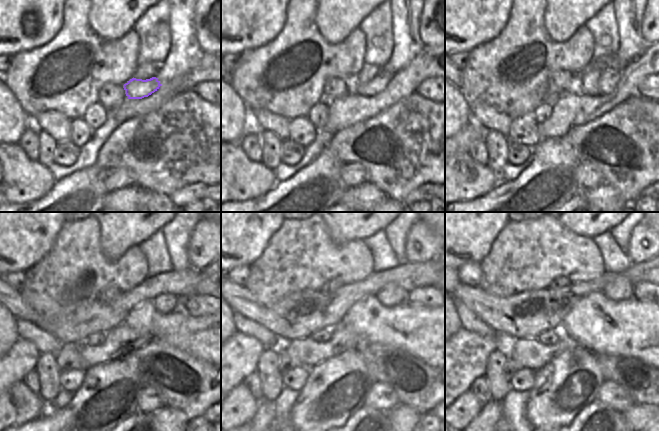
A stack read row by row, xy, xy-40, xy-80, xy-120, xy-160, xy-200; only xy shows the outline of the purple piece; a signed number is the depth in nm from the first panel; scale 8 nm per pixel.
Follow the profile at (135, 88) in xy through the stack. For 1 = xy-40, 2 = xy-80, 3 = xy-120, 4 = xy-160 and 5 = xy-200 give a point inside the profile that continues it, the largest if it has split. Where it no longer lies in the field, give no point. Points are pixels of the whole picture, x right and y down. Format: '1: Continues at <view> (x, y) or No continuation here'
1: Continues at xy-40 (376, 85)
2: Continues at xy-80 (609, 78)
3: Continues at xy-120 (165, 303)
4: Continues at xy-160 (391, 295)
5: Continues at xy-200 (620, 288).

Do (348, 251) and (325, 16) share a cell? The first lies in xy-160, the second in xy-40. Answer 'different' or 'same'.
different

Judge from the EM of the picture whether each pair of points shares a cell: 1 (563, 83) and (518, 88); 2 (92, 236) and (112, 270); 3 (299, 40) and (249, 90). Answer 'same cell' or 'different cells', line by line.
1: different cells
2: same cell
3: same cell

